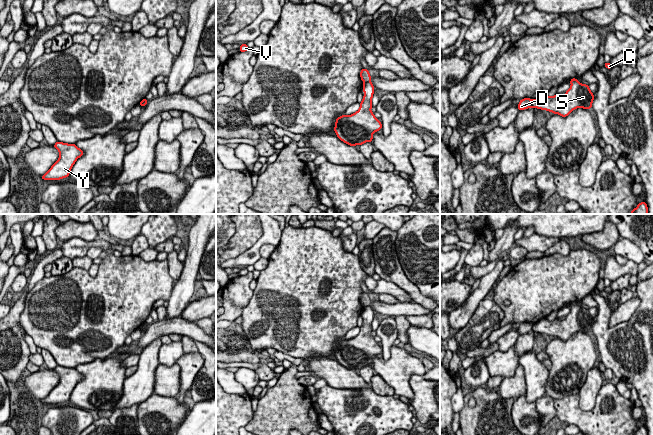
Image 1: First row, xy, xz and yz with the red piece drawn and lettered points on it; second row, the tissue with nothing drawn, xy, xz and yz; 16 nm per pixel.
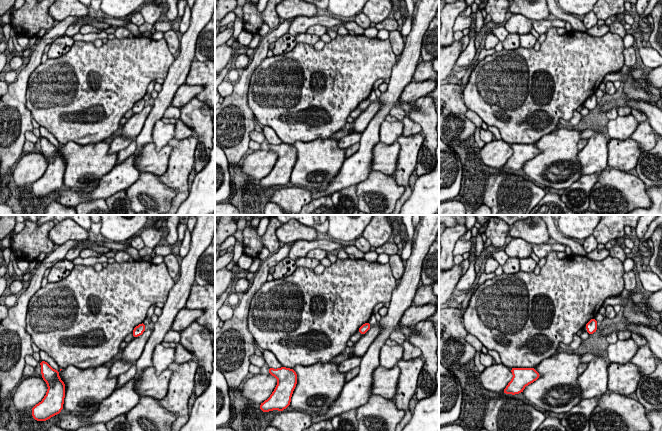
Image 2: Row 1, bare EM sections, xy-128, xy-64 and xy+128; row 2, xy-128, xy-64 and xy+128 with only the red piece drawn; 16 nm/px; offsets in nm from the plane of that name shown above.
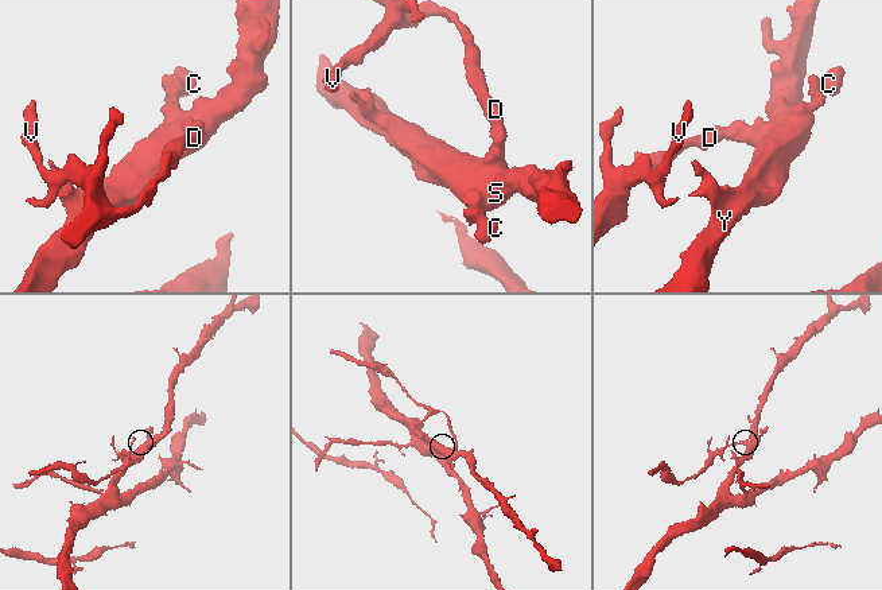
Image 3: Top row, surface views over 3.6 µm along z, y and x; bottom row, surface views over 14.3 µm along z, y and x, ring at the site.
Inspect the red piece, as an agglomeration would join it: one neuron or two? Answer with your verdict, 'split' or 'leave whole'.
split

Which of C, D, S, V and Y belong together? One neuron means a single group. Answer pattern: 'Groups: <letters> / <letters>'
Groups: C S Y / D V

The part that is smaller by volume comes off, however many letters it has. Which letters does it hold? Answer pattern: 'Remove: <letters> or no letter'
Remove: D, V

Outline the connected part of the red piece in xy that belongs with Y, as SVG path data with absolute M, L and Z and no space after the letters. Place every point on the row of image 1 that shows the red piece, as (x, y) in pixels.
M57 141L53 146L59 151L59 159L41 176L43 180L60 180L68 177L76 160L84 154L75 144Z

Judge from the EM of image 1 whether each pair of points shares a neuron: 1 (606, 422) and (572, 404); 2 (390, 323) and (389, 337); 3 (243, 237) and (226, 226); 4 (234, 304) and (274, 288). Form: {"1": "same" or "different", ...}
{"1": "same", "2": "same", "3": "different", "4": "different"}

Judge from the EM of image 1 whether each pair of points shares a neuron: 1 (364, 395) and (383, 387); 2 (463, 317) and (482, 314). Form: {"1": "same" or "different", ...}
{"1": "different", "2": "different"}

